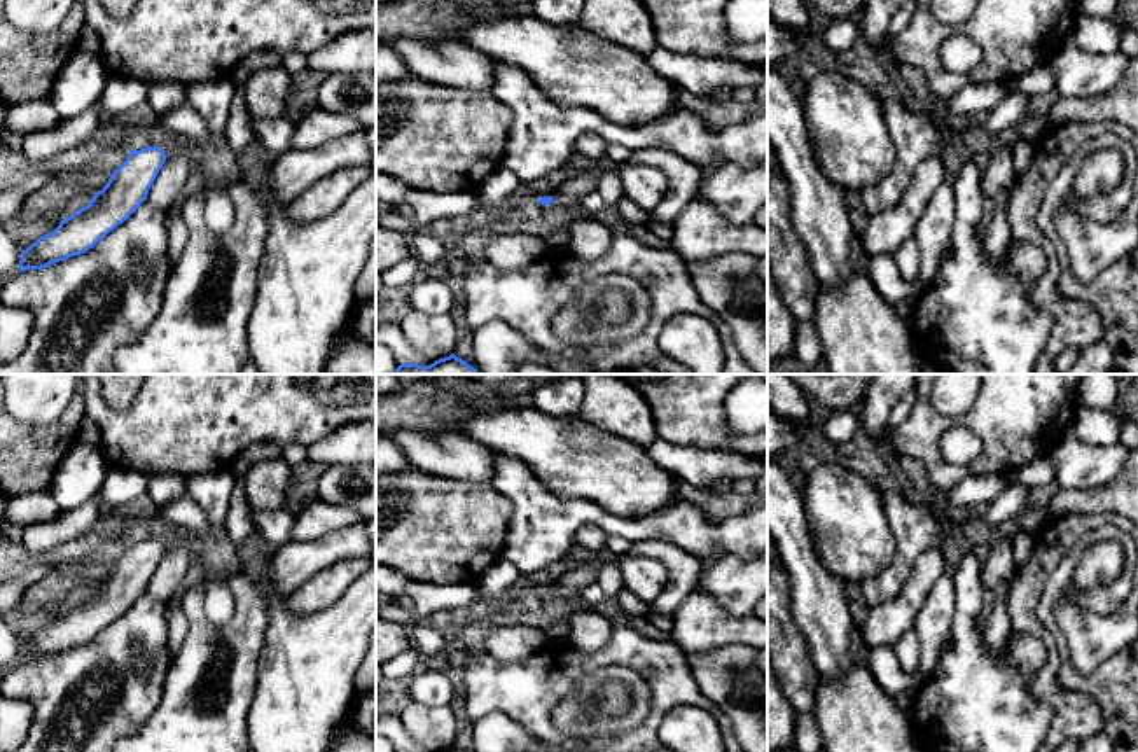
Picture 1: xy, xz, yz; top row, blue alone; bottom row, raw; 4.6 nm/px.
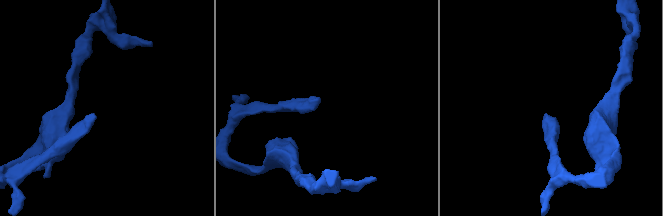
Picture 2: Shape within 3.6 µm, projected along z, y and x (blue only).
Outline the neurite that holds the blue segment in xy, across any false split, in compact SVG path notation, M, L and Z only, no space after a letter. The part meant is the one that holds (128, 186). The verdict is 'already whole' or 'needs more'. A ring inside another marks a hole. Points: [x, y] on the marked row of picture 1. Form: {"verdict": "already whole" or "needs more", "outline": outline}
{"verdict": "already whole", "outline": "M159 147L129 150L107 185L84 208L21 252L19 271L42 269L93 248L147 199L166 157Z"}

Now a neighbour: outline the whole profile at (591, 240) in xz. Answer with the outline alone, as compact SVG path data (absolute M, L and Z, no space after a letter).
M575 210L570 236L566 250L584 262L594 262L608 252L614 233L598 219Z

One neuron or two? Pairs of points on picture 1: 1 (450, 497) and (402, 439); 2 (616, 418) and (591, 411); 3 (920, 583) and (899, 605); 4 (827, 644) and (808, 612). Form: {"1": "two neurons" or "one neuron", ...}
{"1": "two neurons", "2": "one neuron", "3": "one neuron", "4": "one neuron"}

